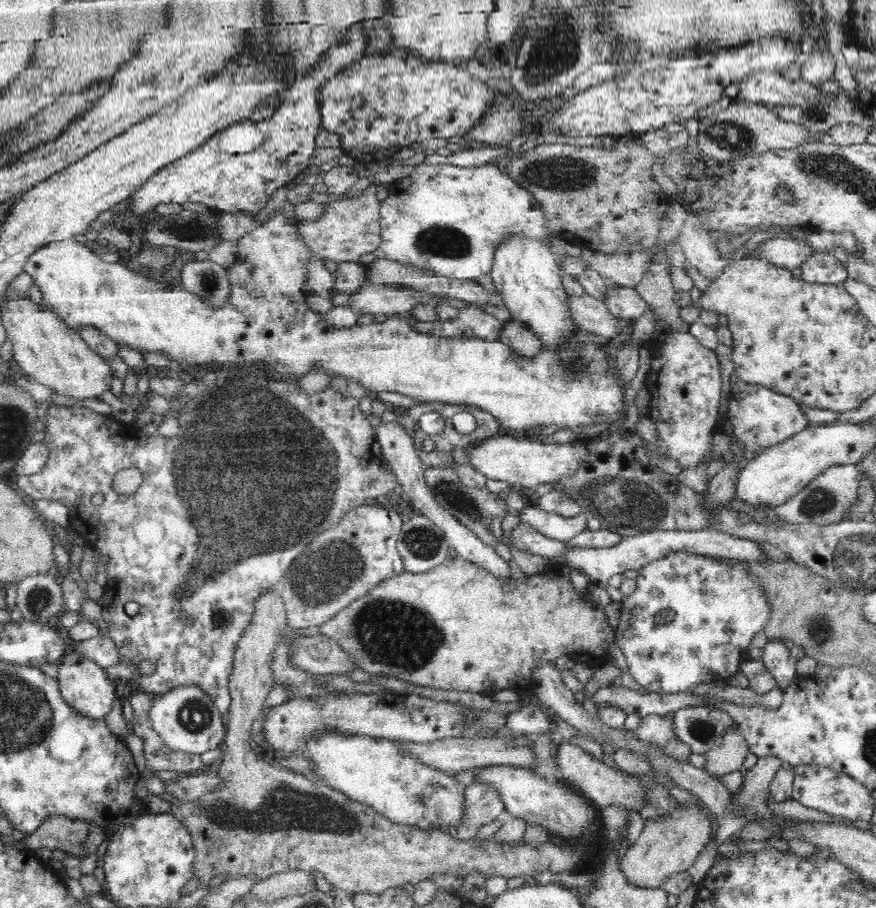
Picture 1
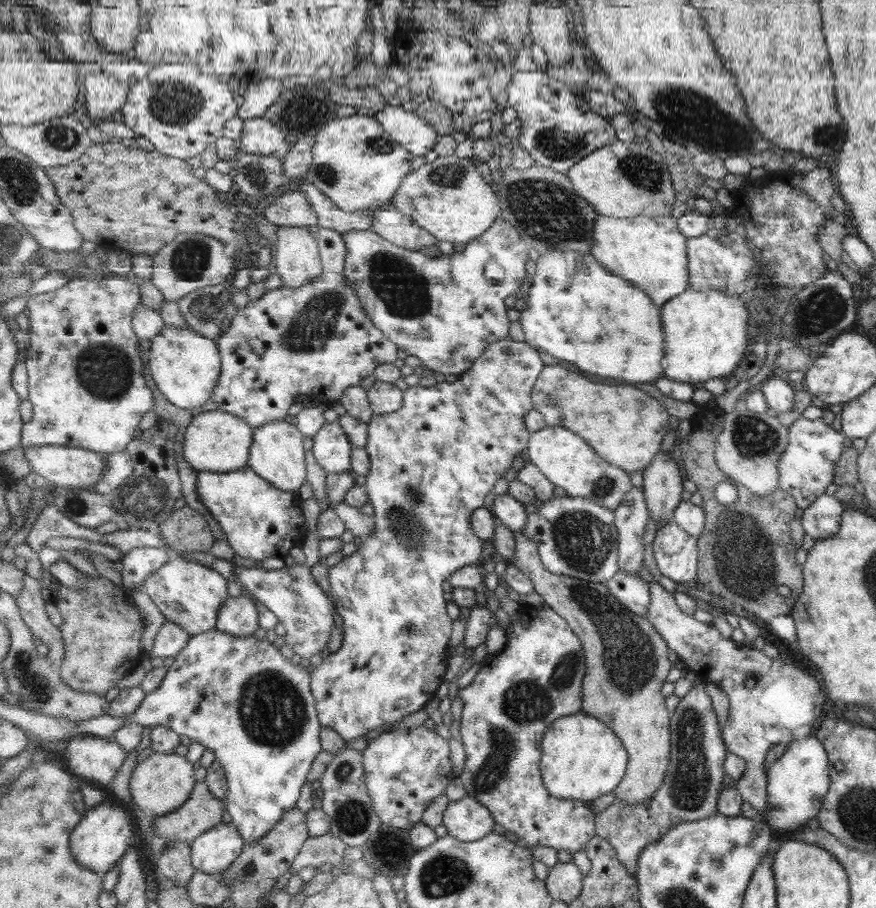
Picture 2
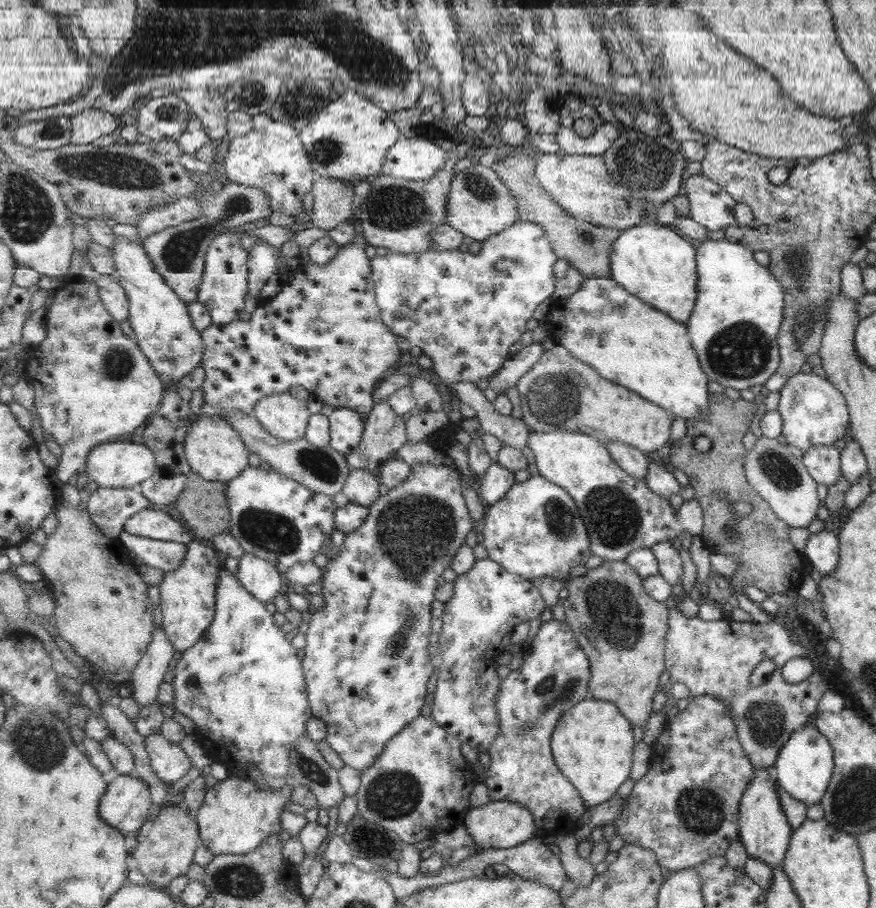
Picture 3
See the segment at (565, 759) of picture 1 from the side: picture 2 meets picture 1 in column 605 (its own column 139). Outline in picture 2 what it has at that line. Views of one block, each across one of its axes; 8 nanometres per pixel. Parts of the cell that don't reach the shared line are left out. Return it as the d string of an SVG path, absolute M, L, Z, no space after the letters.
M153 752L135 766L130 776L128 790L134 804L142 810L153 810L159 815L177 811L194 792L195 766L186 756L176 753Z

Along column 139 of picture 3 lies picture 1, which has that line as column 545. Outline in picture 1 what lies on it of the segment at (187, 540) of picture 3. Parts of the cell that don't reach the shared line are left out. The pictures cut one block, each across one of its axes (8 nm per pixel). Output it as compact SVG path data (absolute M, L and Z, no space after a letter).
M527 504L519 513L520 522L532 524L544 536L560 541L570 541L574 536L588 530L589 511L583 509L574 517L565 518L559 514L544 512L536 506Z

